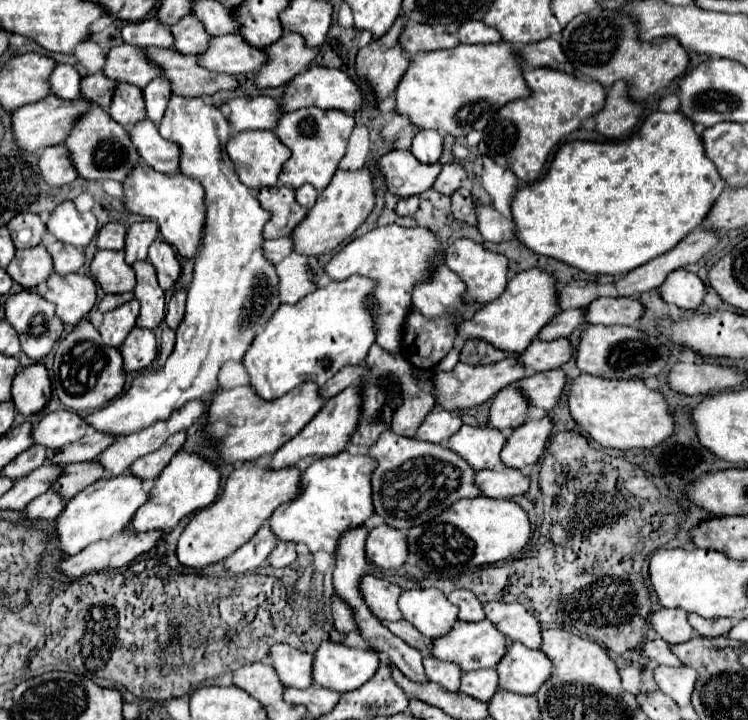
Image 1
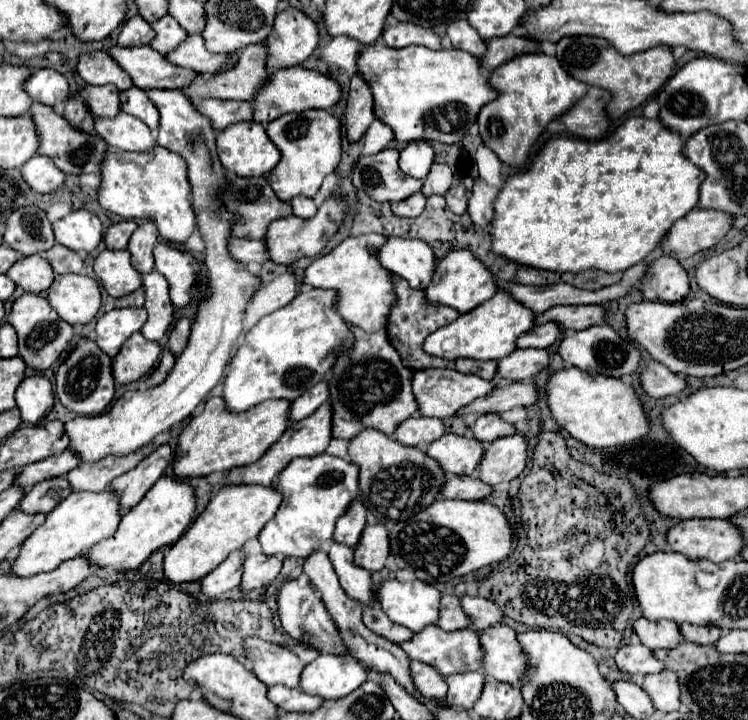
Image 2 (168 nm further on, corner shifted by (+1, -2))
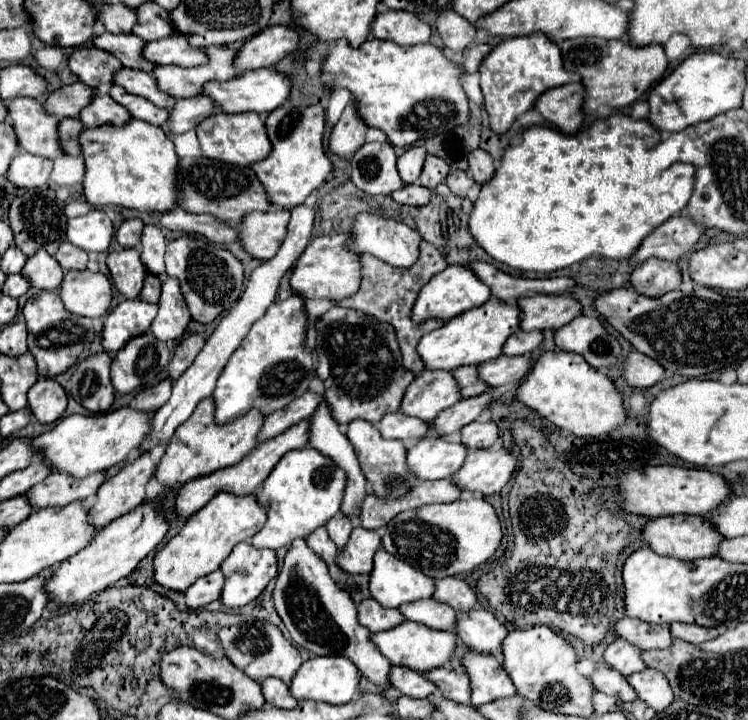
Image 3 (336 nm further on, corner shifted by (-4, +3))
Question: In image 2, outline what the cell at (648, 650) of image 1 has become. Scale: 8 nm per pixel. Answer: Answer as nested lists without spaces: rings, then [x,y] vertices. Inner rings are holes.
[[[641,642],[621,646],[619,652],[615,654],[615,662],[619,670],[627,674],[651,674],[651,672],[665,670],[665,664],[657,660],[653,650],[649,650]]]

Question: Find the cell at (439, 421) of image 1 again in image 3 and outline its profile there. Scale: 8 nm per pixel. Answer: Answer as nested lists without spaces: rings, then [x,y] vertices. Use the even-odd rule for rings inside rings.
[[[400,413],[384,415],[376,427],[384,439],[400,439],[406,443],[410,439],[422,439],[428,431],[428,423],[420,419],[408,419],[406,415]]]

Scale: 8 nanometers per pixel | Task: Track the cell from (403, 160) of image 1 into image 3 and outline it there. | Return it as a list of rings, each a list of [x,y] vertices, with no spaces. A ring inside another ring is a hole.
[[[364,143],[350,159],[350,181],[368,195],[388,195],[404,187],[390,143]]]

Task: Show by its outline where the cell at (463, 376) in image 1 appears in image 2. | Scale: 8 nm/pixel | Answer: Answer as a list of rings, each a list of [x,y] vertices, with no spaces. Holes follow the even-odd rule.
[[[439,368],[439,370],[419,370],[413,374],[413,394],[419,404],[421,416],[435,416],[435,418],[449,418],[455,416],[463,406],[471,404],[475,398],[487,396],[495,388],[493,380],[481,380],[479,376],[463,374],[457,368]]]

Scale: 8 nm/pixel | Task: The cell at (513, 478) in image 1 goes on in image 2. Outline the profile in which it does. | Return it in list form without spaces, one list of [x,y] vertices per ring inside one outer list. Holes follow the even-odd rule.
[[[449,476],[443,496],[445,498],[461,498],[461,500],[485,500],[491,496],[493,488],[483,484],[477,476]]]

